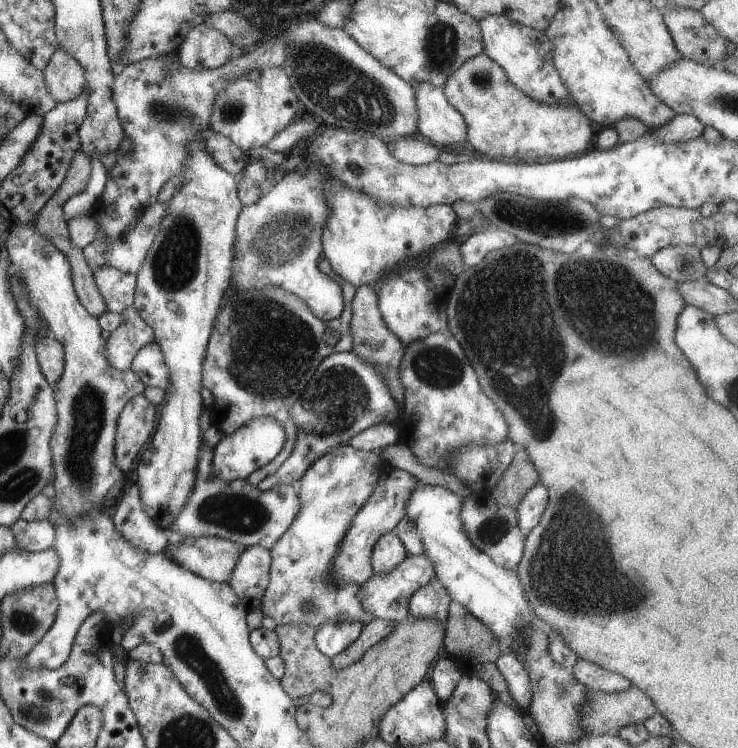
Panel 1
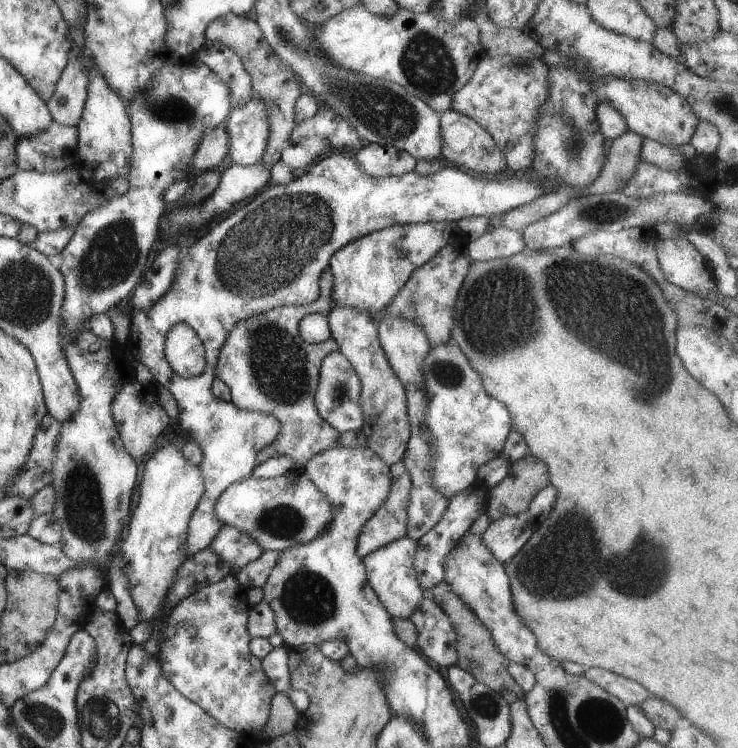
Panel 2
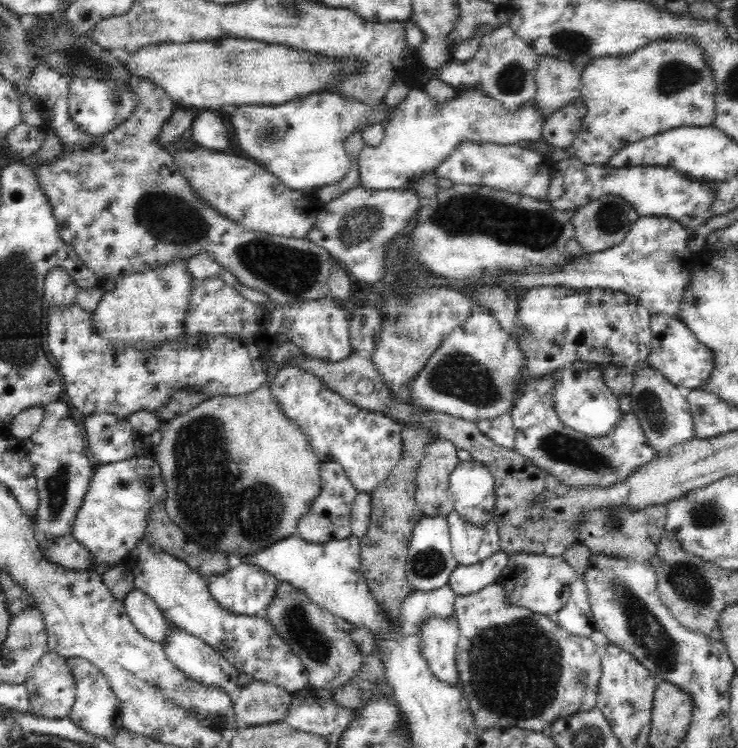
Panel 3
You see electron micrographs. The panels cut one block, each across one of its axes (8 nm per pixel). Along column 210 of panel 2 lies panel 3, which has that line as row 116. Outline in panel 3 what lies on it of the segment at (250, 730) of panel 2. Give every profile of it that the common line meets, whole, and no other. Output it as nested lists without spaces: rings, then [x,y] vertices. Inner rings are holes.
[[[687,34],[652,40],[632,54],[618,58],[599,58],[582,69],[580,91],[586,113],[571,149],[572,157],[584,165],[608,165],[614,154],[618,154],[622,148],[670,129],[684,125],[713,126],[716,122],[715,96],[718,83],[701,46],[693,38],[688,38]]]

